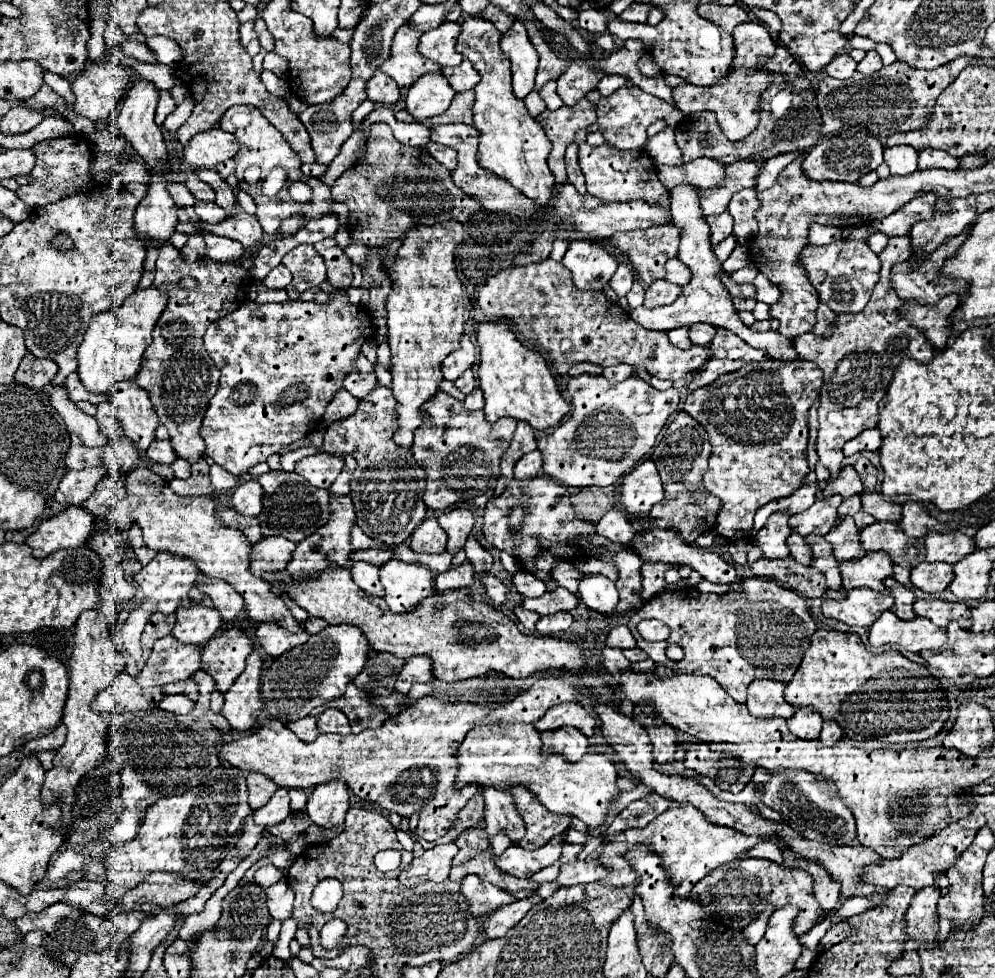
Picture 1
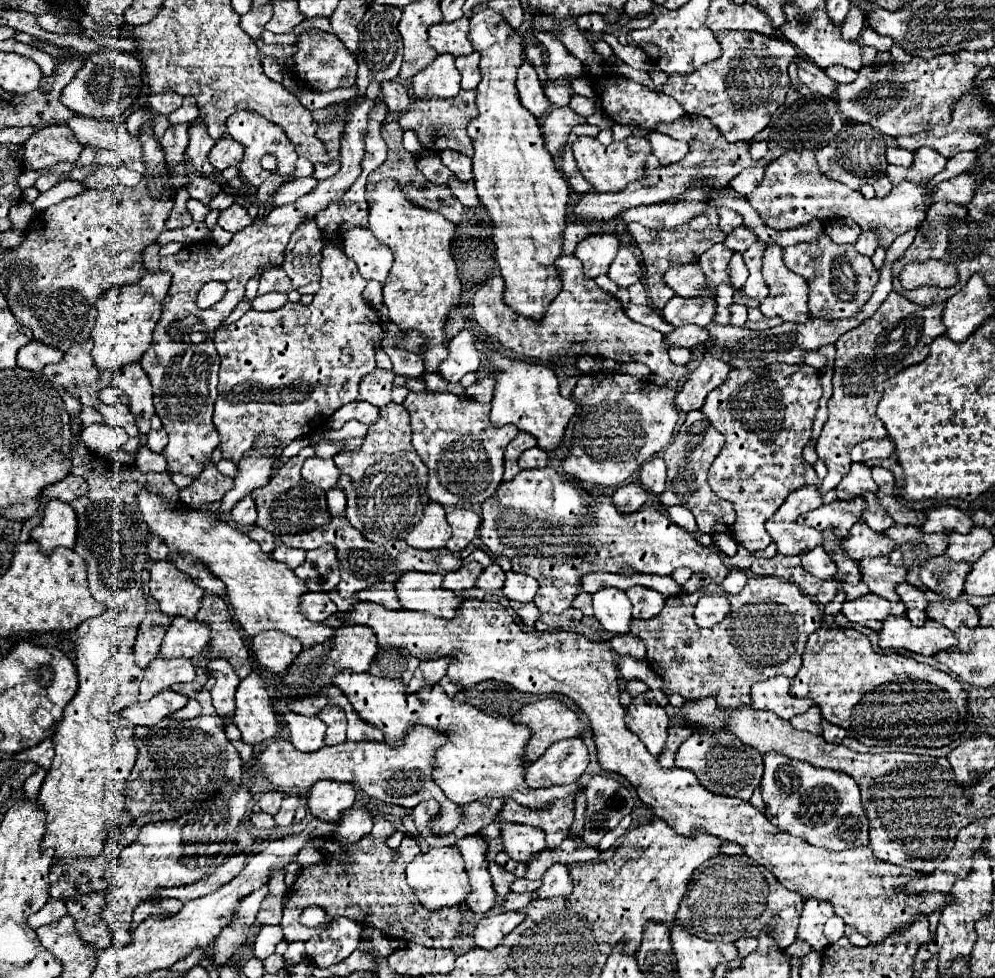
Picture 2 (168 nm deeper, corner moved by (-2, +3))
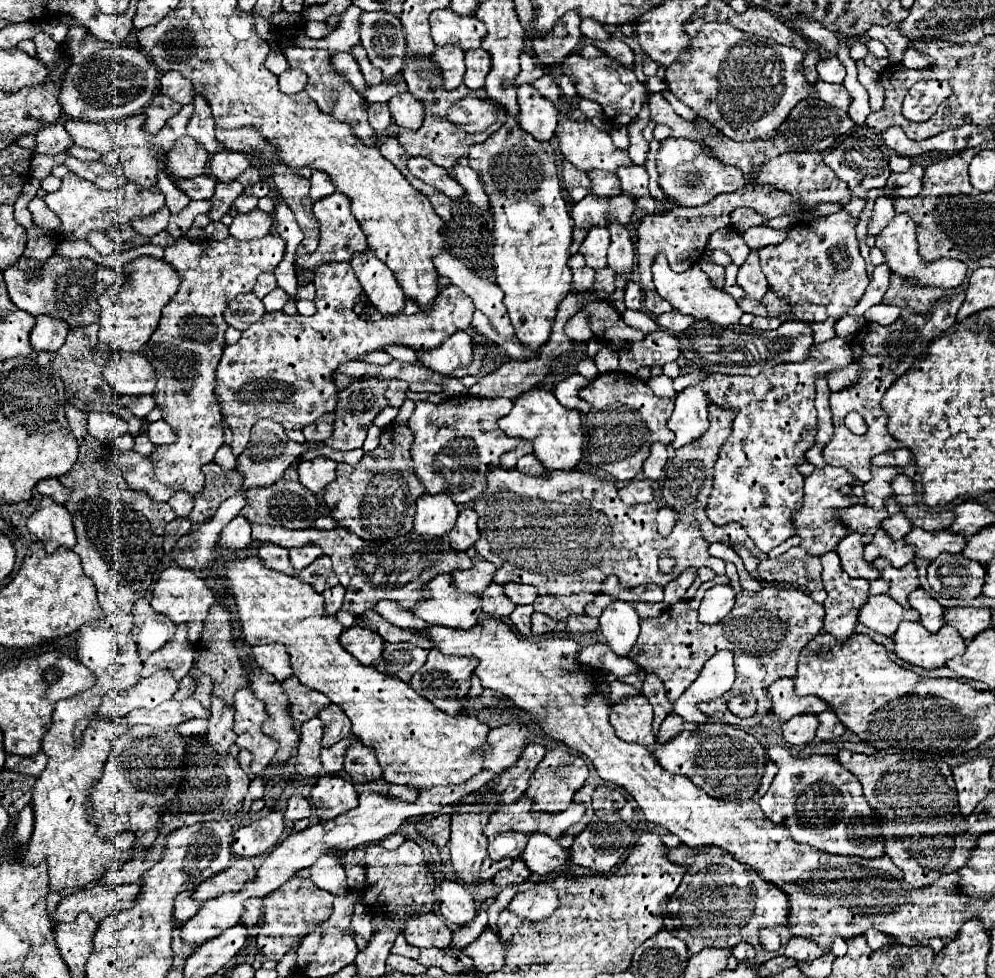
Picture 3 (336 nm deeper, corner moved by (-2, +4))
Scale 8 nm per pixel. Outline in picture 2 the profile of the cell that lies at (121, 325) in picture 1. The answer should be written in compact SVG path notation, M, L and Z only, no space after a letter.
M146 271L134 285L114 287L96 301L98 317L92 329L92 357L100 369L116 371L128 363L140 361L148 345L152 343L152 331L162 313L162 299L168 293L172 275L168 271Z

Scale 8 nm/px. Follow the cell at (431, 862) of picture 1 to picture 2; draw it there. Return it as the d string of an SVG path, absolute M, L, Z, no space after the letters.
M440 847L430 849L428 853L418 853L406 869L406 879L420 903L430 911L442 907L458 907L466 901L466 895L470 893L468 875L464 873L464 861L460 853L456 853L456 847Z

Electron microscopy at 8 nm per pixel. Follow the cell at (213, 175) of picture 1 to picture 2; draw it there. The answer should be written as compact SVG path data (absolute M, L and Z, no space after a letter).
M196 119L188 125L188 135L190 135L190 145L186 149L186 155L188 155L190 165L194 165L194 169L198 173L214 179L214 169L208 163L208 153L214 147L216 141L206 133L206 127L200 119Z

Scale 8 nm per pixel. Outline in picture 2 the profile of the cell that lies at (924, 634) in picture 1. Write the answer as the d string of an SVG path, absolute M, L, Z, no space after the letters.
M888 617L880 631L880 649L906 649L918 655L936 655L956 645L950 629L936 621L926 621L924 627L914 627L908 617Z

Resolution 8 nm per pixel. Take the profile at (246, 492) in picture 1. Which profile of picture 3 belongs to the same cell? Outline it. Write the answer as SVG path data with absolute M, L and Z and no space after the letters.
M238 514L234 520L230 520L230 524L220 534L218 546L224 550L238 550L238 548L248 548L250 542L252 542L250 522Z

